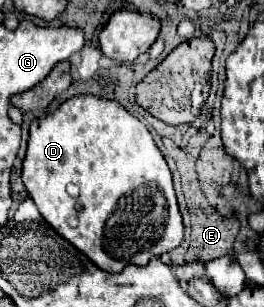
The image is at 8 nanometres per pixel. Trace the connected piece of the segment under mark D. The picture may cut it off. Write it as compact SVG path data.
M79 94L79 96L73 96L73 98L65 100L57 110L47 112L43 118L33 120L31 128L29 128L27 154L23 158L21 174L23 174L23 184L25 184L27 192L29 192L29 196L33 198L33 202L37 204L41 216L49 222L49 226L57 234L61 234L65 240L69 240L75 248L79 248L85 256L89 256L105 272L121 272L127 264L145 266L153 256L161 256L163 252L171 252L183 242L183 222L181 222L181 214L179 214L179 206L177 206L177 198L175 198L169 166L167 166L163 154L159 152L159 148L155 146L153 136L147 130L147 126L141 120L137 120L133 114L129 114L115 100L99 98L99 96L93 96L93 94Z

